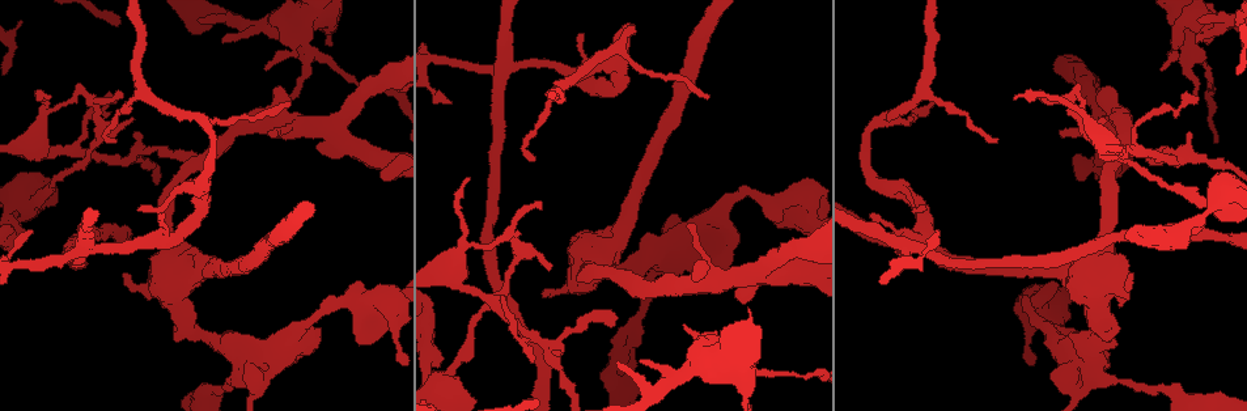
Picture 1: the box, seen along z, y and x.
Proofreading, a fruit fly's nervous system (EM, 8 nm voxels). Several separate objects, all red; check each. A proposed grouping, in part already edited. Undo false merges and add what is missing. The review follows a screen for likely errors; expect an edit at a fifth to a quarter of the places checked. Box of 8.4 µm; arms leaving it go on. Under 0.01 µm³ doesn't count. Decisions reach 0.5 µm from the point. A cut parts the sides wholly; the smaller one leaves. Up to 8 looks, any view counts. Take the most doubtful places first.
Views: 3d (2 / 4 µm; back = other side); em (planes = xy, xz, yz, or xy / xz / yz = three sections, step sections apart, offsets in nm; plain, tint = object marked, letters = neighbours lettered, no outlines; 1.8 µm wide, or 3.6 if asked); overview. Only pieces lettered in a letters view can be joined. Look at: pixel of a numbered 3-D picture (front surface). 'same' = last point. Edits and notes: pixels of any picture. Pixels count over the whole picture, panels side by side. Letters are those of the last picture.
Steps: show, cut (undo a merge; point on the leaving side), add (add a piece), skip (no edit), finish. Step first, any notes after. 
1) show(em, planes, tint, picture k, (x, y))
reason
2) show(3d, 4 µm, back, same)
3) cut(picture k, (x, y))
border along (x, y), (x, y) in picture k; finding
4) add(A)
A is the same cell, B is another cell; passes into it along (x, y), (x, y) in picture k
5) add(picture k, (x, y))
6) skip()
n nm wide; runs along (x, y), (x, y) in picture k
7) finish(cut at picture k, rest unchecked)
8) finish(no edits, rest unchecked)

show(em, yz, step 8, tint, picture 1, (84, 246))
sharp bend

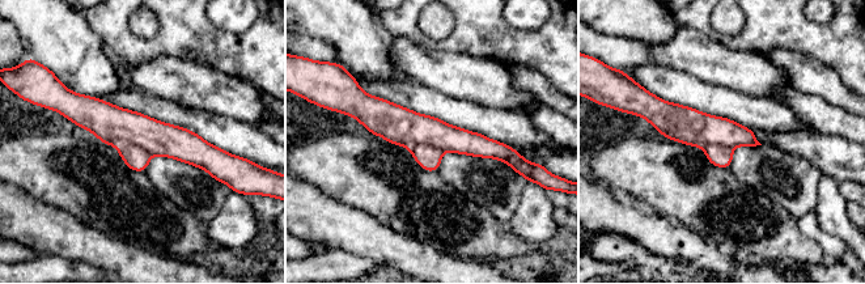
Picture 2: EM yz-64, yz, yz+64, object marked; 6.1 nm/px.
show(em, xz, step 16, letters, same)

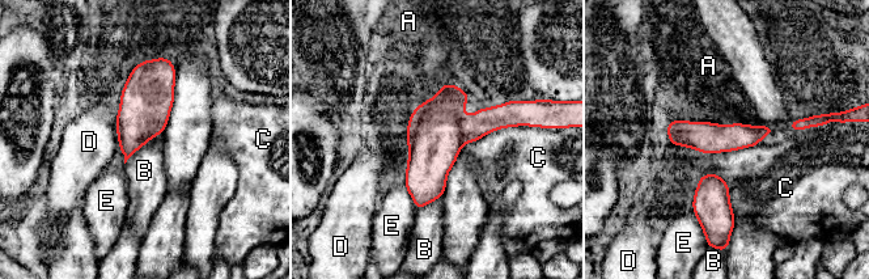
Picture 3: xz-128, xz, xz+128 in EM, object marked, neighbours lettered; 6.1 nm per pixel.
cut(picture 3, (433, 136))
A, B, C, D and E are other cells; border along (463, 115), (460, 121), (462, 143) in picture 3; two neurons meet here

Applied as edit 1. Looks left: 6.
show(em, xz, step 8, tint, picture 1, (611, 327))
free end

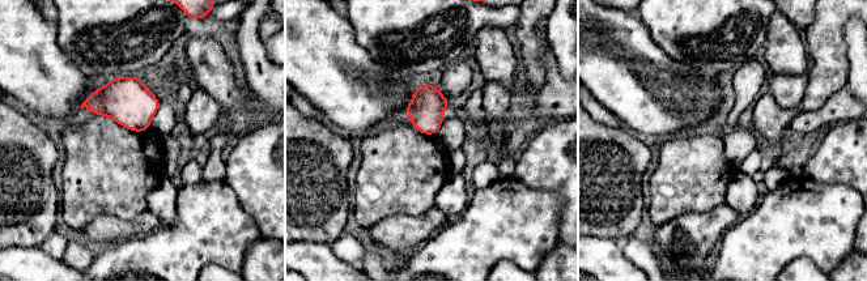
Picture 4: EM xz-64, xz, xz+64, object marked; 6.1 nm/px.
show(em, planes, letters, same)
cut it another way

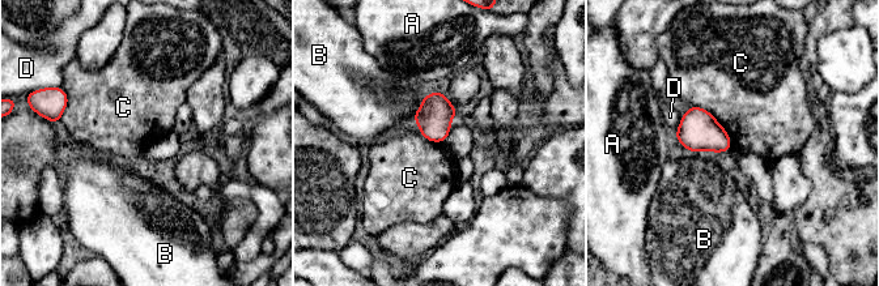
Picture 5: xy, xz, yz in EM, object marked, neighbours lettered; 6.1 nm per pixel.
skip()
A, B, C and D are other cells; border along (688, 105), (705, 109), (731, 145) in picture 5; no lettered piece goes on from it

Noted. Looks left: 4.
show(3d, 2 µm, picture 1, (360, 284))
free end

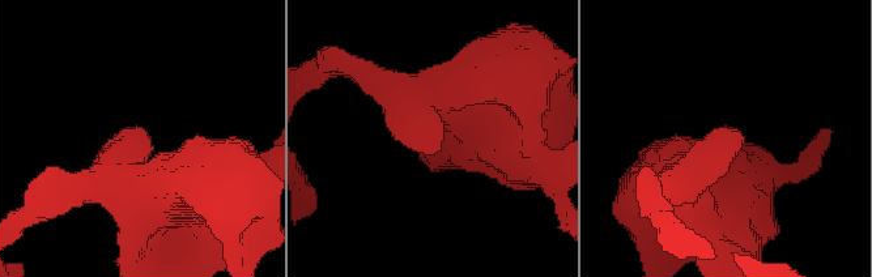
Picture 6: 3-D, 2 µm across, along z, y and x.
show(em, planes, letters, picture 6, (135, 140))

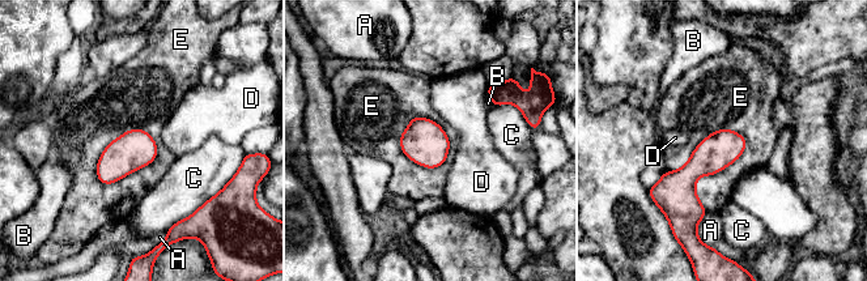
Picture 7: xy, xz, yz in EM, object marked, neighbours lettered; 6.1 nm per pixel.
skip()
E touches over 550 nm; A, B, C, D and E are other cells; border along (730, 128), (706, 211) in picture 7; no lettered piece goes on from it

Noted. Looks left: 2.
finish(cut at picture 3, rest unchecked)

